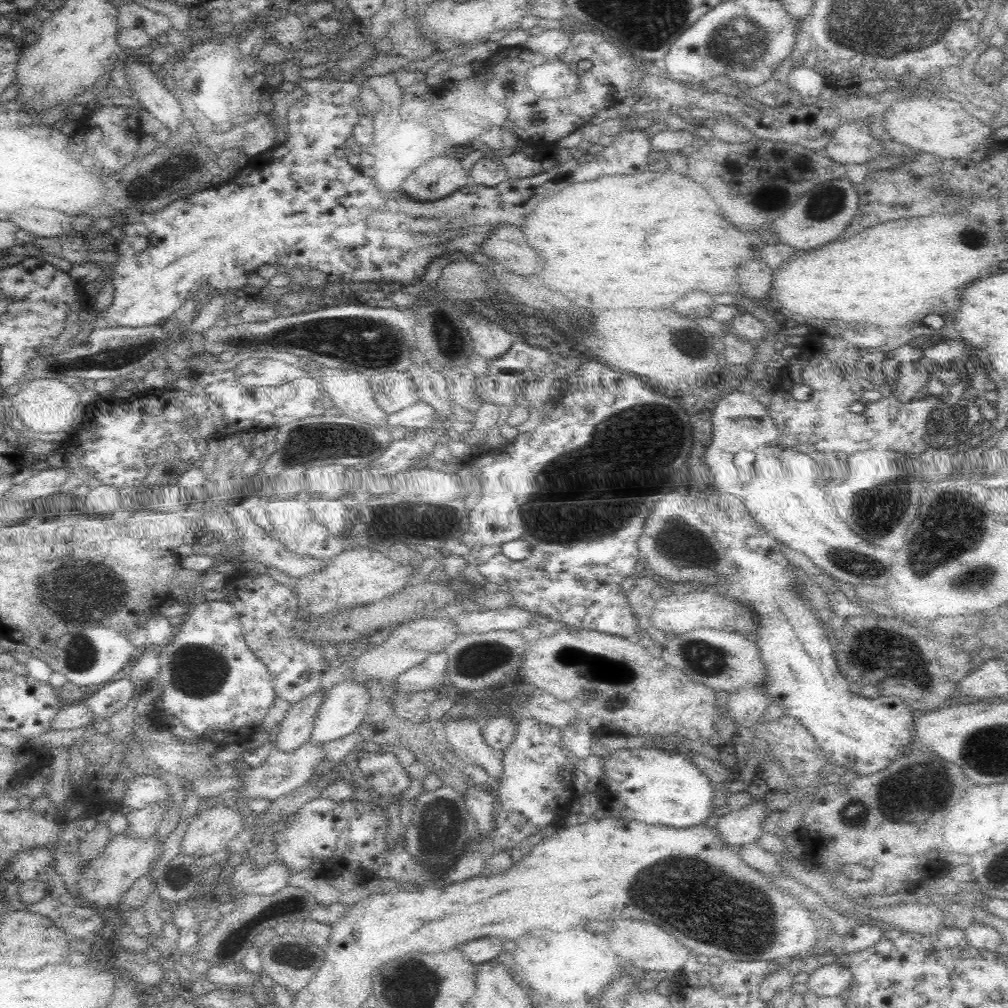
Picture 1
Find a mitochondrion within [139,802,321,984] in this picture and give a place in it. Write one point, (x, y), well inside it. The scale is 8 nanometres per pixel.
(294, 905)

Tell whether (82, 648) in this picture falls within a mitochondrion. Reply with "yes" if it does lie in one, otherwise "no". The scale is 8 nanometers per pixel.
yes

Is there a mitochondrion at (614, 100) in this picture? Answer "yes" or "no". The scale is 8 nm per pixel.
no

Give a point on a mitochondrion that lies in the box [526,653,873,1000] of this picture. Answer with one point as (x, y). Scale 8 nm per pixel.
(707, 903)

